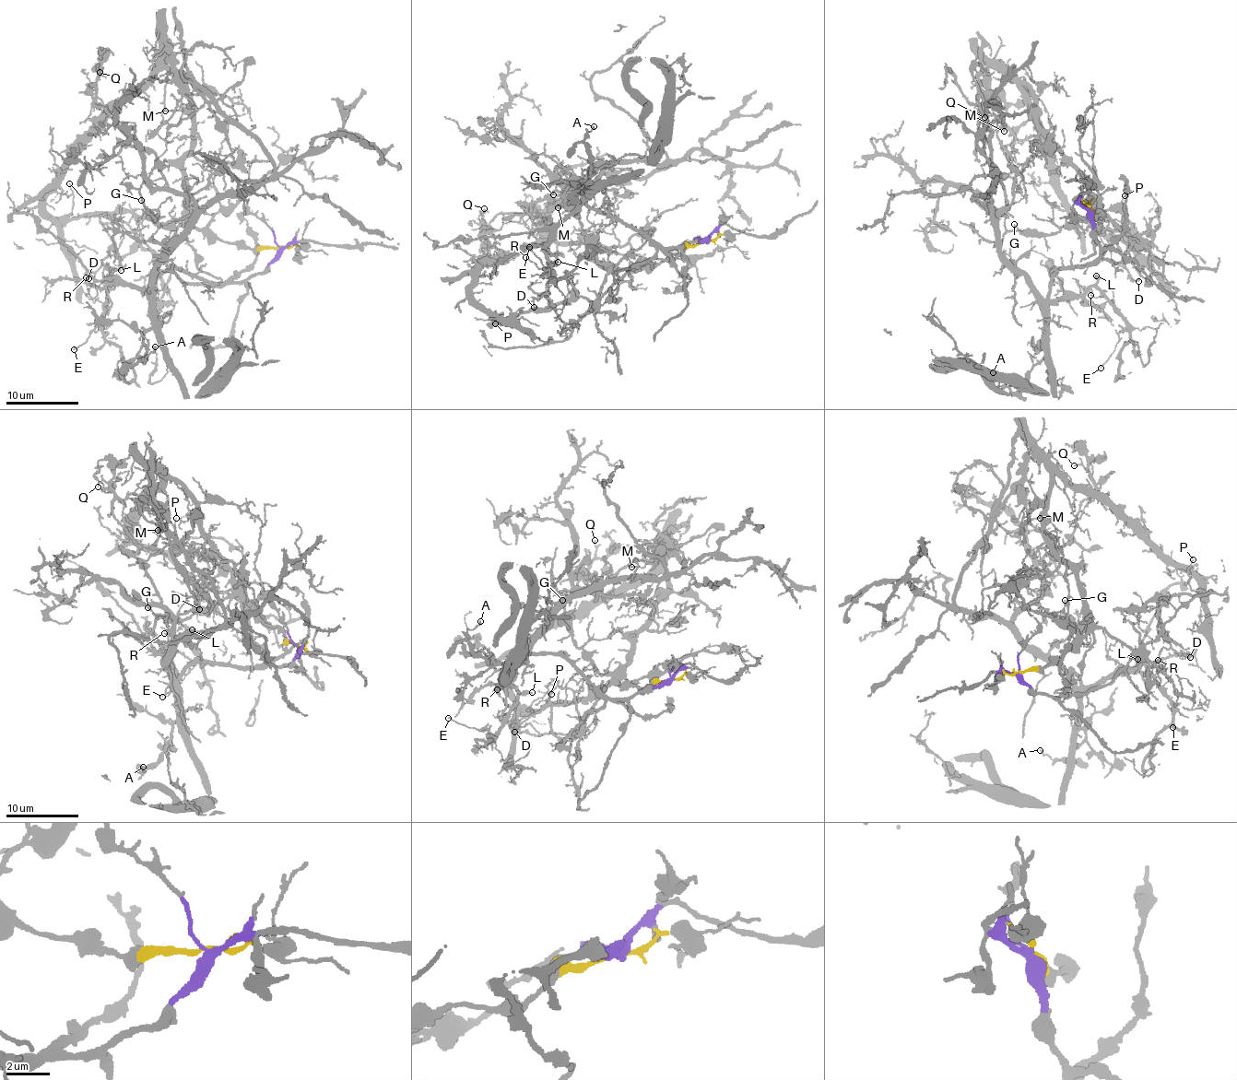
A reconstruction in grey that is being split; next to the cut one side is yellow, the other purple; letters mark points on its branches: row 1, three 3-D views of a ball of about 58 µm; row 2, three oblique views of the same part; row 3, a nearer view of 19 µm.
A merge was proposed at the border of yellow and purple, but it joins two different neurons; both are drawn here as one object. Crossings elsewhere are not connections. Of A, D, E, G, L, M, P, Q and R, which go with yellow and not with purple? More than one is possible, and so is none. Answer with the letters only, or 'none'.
D, G, M, P, Q

